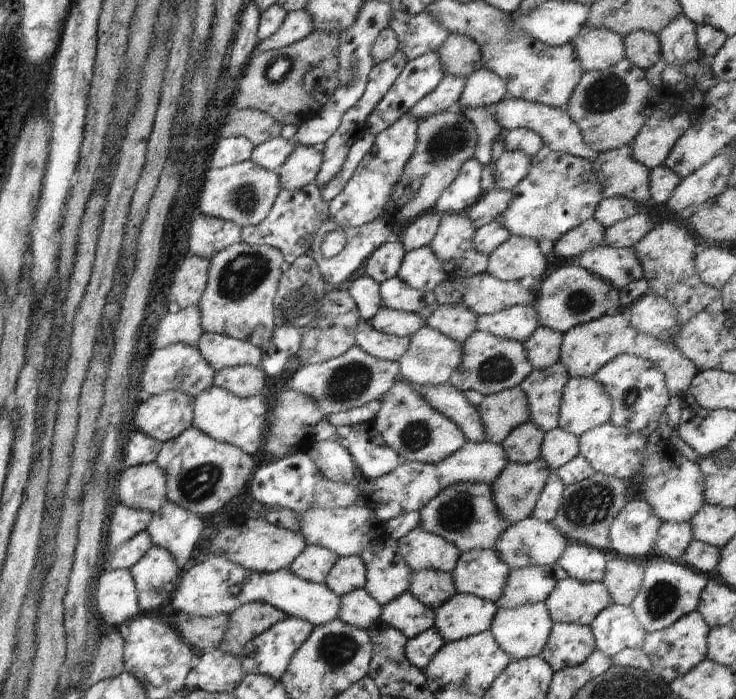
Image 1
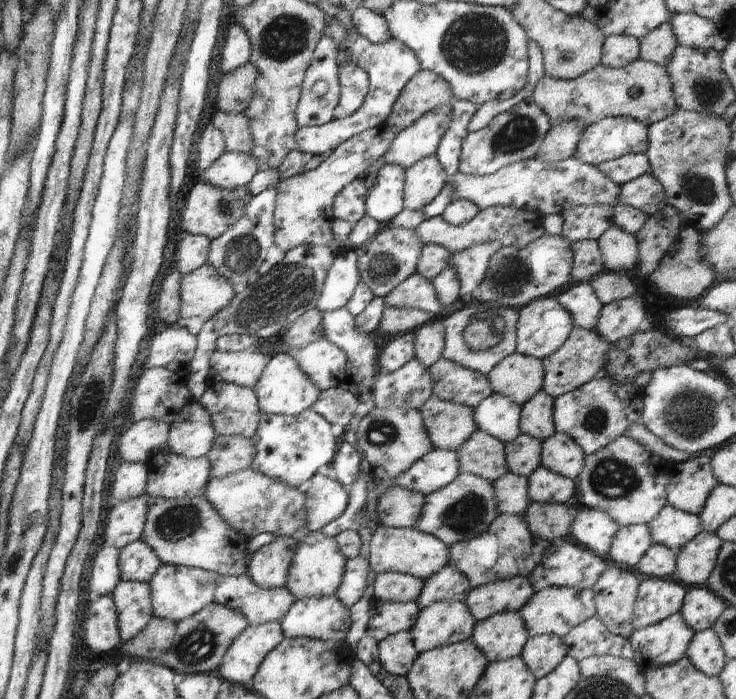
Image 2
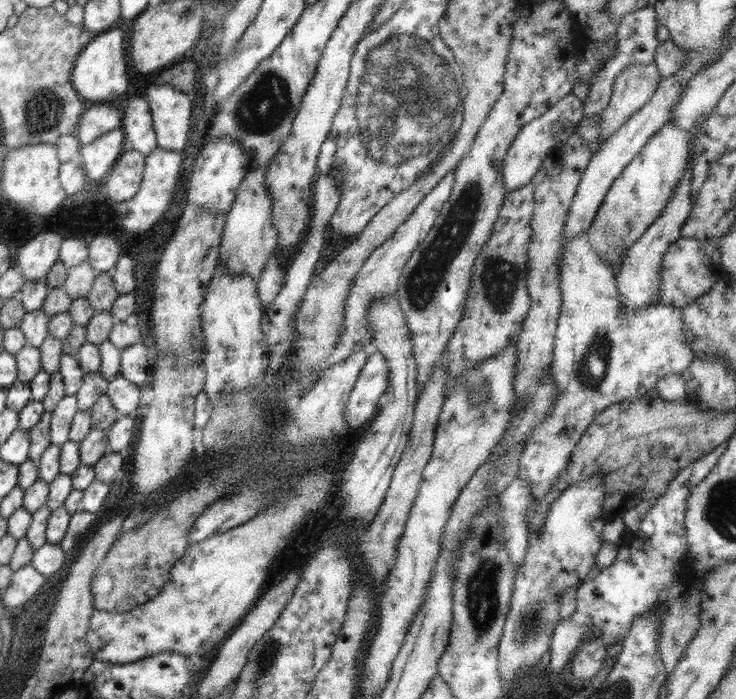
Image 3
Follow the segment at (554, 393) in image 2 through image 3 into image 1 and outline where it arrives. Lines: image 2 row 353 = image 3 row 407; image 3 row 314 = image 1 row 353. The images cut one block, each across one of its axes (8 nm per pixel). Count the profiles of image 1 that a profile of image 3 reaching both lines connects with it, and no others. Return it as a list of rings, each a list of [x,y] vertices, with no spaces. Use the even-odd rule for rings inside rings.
[[[622,310],[568,329],[562,337],[559,362],[566,367],[570,378],[593,377],[600,368],[618,355],[636,355],[654,363],[664,373],[669,396],[679,399],[688,394],[690,383],[699,372],[696,365],[684,358],[672,343],[665,343],[662,338],[657,339],[634,328]]]

